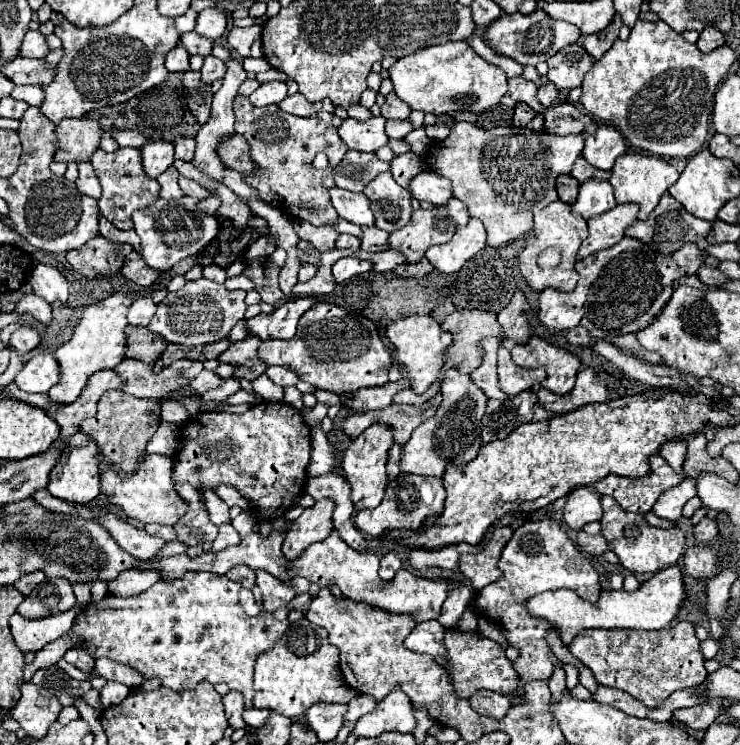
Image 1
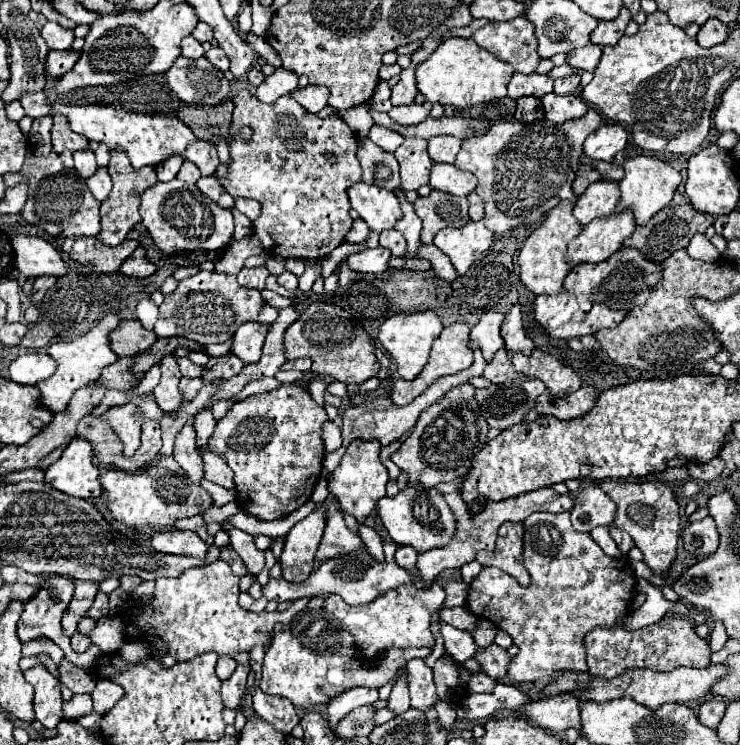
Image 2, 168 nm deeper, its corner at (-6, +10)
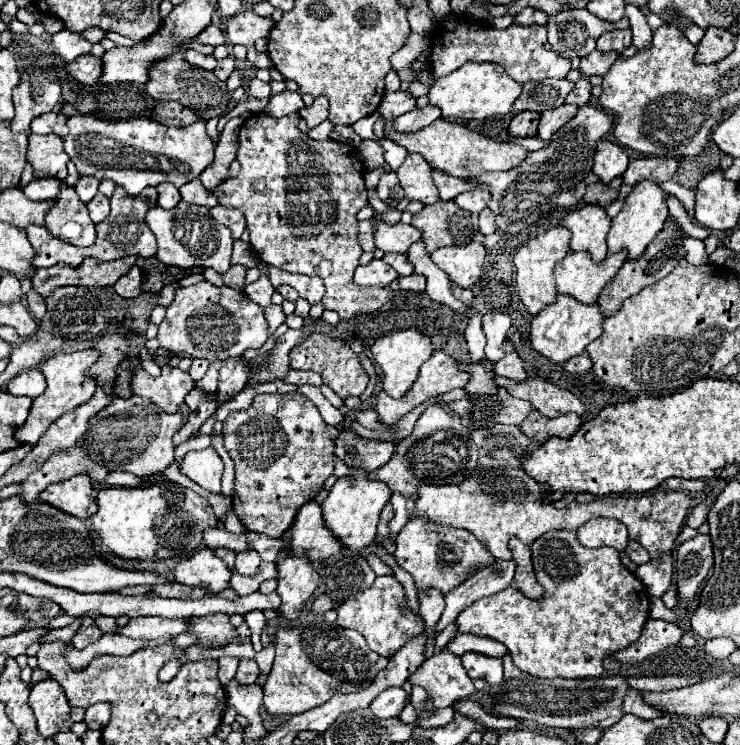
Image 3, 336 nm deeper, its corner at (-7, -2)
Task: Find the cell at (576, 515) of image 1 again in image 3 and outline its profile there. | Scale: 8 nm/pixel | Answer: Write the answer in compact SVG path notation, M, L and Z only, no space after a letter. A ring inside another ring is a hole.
M591 518L581 528L577 528L577 538L587 548L611 546L615 550L625 550L627 528L615 518Z

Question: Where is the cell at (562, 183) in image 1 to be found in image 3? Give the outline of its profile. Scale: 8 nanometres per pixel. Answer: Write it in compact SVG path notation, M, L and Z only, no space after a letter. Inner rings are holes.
M591 184L587 186L585 190L585 196L583 196L583 202L591 202L591 204L599 204L599 206L609 206L615 198L617 198L619 190L609 186L609 184Z

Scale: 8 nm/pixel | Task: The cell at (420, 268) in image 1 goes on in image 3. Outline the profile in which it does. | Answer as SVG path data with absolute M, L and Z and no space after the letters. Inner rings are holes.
M411 274L411 276L399 276L389 284L391 290L411 290L411 292L423 292L425 290L425 276Z

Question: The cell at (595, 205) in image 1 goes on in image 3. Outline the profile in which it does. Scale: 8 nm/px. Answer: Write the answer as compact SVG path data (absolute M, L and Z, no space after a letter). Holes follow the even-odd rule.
M583 204L581 208L569 212L561 218L561 226L571 230L571 250L587 250L593 260L607 256L607 232L611 218L603 206Z

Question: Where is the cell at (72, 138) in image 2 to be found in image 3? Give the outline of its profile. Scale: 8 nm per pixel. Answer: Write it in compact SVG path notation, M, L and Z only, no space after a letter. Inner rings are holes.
M31 134L27 160L33 164L37 178L39 176L57 176L61 180L67 178L69 156L63 150L61 136Z

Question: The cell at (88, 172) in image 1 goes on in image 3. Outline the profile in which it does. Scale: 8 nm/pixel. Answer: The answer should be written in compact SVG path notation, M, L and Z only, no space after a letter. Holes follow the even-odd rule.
M97 192L95 198L87 204L87 208L89 208L91 220L93 220L95 224L99 224L101 220L105 220L105 218L109 216L109 198L107 198L105 194Z

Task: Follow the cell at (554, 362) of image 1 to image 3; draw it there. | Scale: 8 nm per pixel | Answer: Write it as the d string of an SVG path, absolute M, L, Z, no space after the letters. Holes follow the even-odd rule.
M497 376L497 384L503 386L511 396L529 400L533 408L539 410L547 418L555 418L567 412L575 412L581 416L585 410L581 400L575 394L555 386L553 382L545 378L527 378L523 382L513 382L509 378Z

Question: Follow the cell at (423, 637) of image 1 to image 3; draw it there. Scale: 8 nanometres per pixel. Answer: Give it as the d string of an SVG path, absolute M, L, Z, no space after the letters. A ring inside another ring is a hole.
M465 652L461 656L461 662L471 678L485 678L489 684L501 684L503 682L501 658L489 658L489 656L483 656L477 652Z

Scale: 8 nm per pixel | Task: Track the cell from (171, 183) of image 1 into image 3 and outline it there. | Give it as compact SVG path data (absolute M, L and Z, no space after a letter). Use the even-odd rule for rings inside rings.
M197 178L191 180L189 184L183 184L179 188L179 192L181 192L181 198L191 202L191 204L201 204L201 206L207 206L207 208L217 206L217 198L213 196L213 192L205 190L205 186Z

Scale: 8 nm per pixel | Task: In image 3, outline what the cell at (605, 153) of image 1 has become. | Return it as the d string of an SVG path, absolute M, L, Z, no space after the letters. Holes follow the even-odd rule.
M599 140L593 172L601 178L603 184L609 184L613 178L619 178L627 170L627 164L629 156L619 144L609 140Z

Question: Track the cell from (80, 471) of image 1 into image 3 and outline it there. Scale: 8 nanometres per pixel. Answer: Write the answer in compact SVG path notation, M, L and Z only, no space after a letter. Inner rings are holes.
M79 474L57 484L49 484L39 498L77 518L91 518L97 512L97 502L91 494L93 484L89 474Z

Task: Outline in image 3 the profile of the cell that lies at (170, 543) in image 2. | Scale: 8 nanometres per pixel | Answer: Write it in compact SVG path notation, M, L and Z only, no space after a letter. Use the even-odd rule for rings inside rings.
M201 548L191 556L183 558L175 568L173 576L177 582L187 586L209 586L211 592L227 588L231 572L225 568L225 562L219 560L213 550Z

